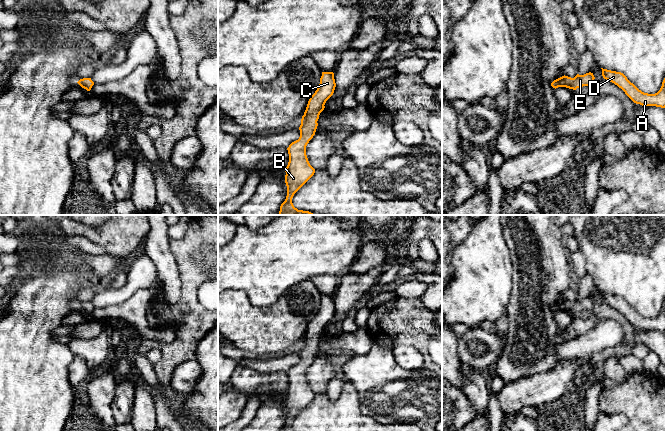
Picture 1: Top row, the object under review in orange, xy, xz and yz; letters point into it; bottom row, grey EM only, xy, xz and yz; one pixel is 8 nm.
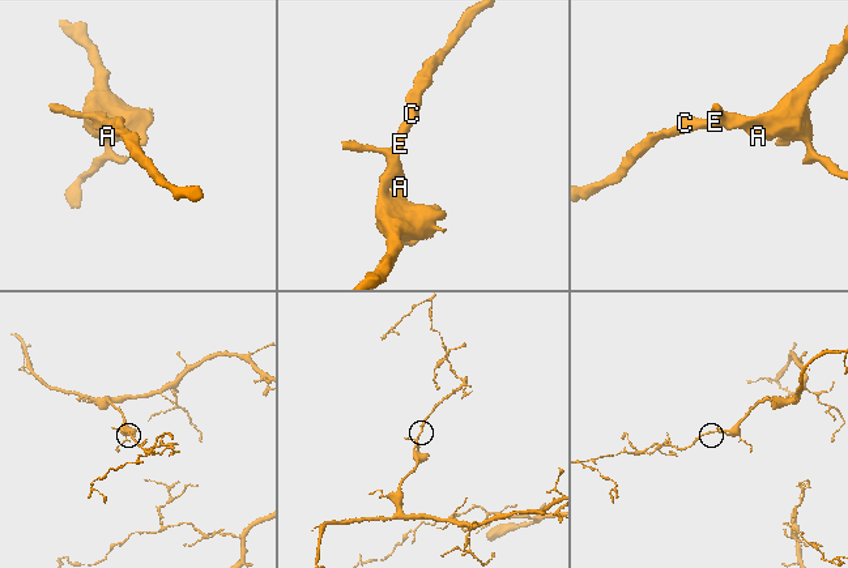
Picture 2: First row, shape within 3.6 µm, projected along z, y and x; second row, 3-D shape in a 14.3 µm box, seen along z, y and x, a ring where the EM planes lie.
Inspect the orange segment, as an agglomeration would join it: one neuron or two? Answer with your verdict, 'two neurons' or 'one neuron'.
one neuron

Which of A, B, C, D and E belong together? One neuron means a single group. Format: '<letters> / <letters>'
A B C D E

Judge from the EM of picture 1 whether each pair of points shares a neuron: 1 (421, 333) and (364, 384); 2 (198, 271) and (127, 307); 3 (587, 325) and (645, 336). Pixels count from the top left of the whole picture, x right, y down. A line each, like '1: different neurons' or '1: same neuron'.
1: different neurons
2: different neurons
3: different neurons

